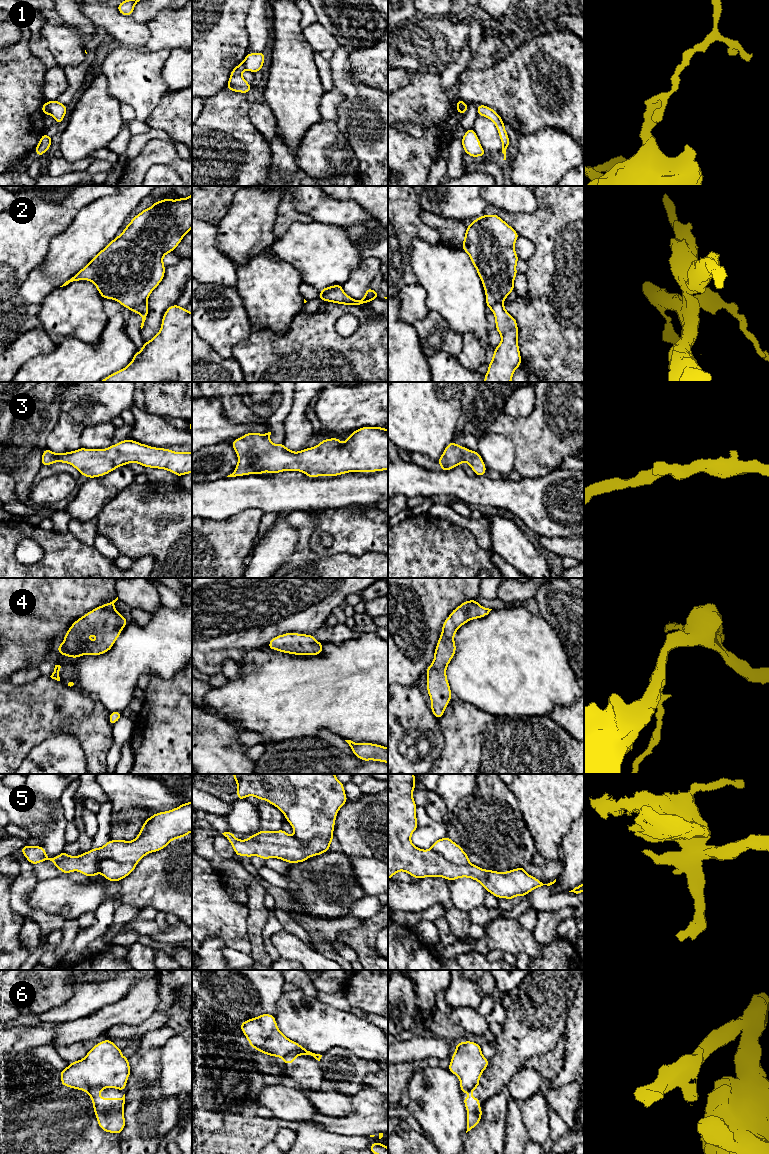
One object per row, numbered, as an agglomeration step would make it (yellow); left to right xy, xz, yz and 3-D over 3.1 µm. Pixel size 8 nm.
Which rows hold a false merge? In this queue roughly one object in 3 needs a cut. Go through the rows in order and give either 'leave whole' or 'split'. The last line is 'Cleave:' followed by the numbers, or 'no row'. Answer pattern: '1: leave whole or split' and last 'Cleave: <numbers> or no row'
1: split
2: split
3: leave whole
4: leave whole
5: split
6: split
Cleave: 1, 2, 5, 6

